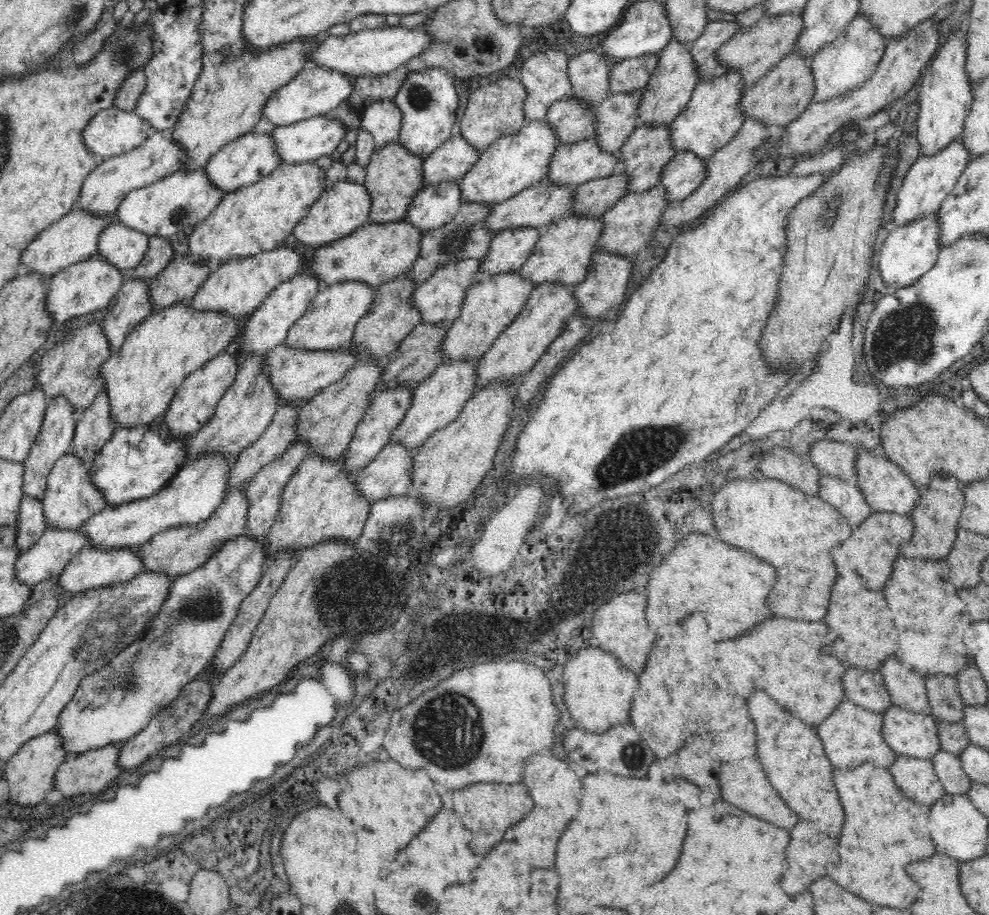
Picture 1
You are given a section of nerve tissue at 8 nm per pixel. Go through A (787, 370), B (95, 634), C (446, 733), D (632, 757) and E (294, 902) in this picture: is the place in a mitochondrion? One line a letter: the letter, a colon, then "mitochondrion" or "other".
A: other
B: mitochondrion
C: mitochondrion
D: mitochondrion
E: other

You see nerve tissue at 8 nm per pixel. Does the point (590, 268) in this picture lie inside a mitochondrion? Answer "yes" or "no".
no

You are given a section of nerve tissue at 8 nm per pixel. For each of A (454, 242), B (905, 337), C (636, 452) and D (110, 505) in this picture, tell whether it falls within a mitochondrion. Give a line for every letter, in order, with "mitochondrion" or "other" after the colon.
A: mitochondrion
B: mitochondrion
C: mitochondrion
D: other

